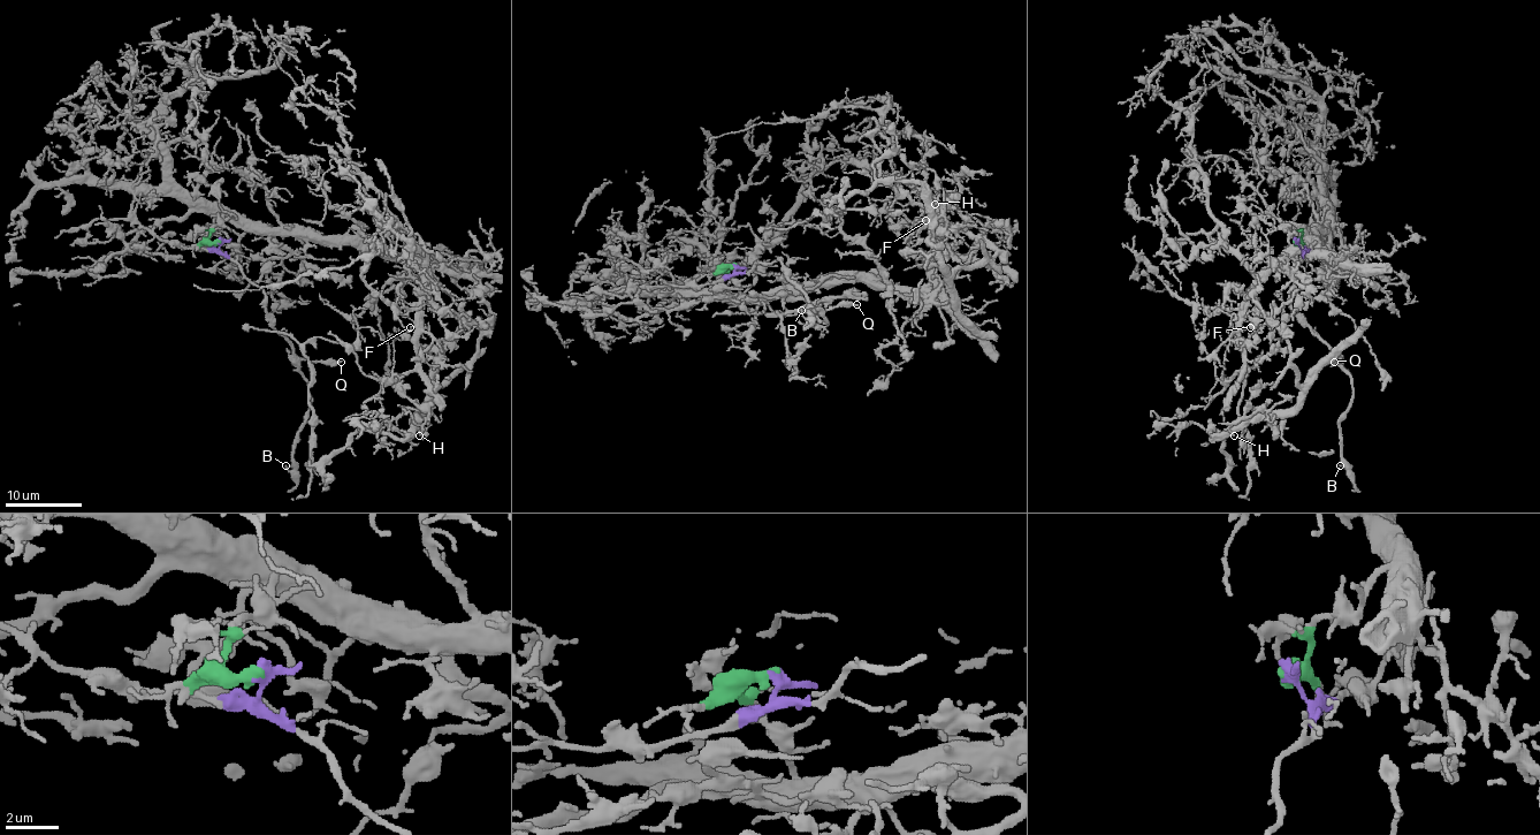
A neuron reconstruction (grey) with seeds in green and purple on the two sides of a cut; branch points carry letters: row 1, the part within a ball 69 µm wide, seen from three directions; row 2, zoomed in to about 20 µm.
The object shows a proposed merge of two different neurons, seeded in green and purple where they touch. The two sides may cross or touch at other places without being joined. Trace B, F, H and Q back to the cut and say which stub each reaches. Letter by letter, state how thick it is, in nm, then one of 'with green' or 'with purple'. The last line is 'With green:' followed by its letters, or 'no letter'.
B: calibre 140 nm; with purple
F: calibre 100 nm; with green
H: calibre 100 nm; with green
Q: calibre 320 nm; with purple
With green: F, H

